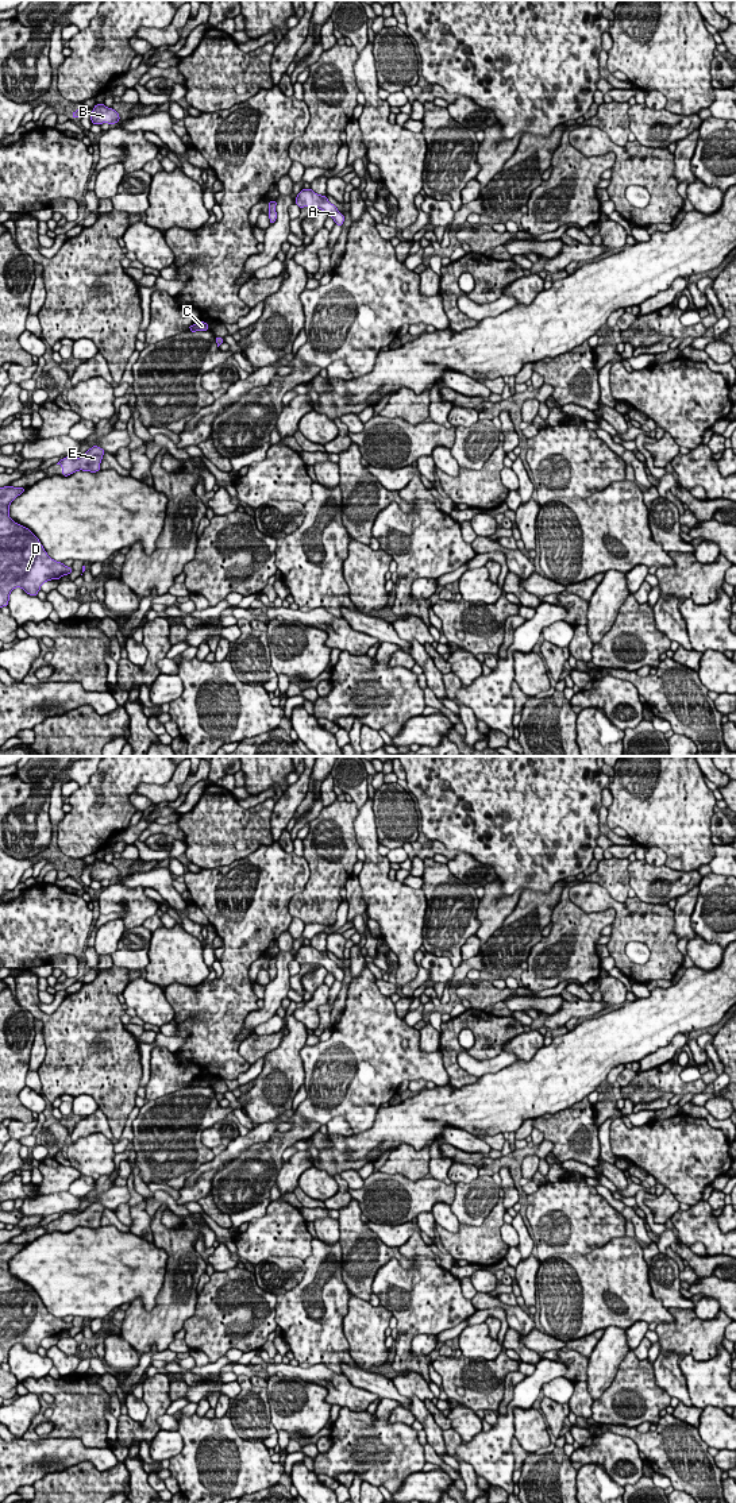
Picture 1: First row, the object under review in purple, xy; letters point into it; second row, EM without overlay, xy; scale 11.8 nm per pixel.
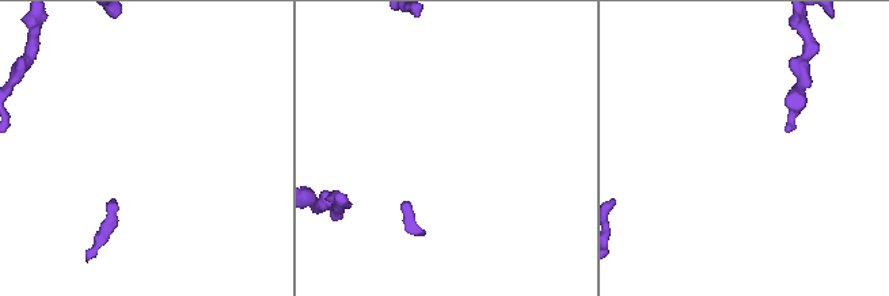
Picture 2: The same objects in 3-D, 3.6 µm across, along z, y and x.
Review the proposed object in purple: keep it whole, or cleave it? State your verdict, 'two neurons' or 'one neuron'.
two neurons

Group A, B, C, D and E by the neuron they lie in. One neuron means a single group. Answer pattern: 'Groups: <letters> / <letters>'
Groups: A B C / D E

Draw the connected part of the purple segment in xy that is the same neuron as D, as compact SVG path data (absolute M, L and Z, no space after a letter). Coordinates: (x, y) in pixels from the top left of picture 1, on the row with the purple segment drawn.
M0 487L0 608L8 606L9 593L22 587L27 594L36 596L46 581L59 579L72 573L72 567L51 559L39 539L28 528L15 523L9 517L9 504L24 492L26 487Z

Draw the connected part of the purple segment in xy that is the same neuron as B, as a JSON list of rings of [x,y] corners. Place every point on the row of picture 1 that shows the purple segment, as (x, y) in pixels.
[[[96,104],[95,109],[90,113],[90,120],[93,124],[108,123],[113,126],[120,120],[120,117],[115,109],[107,108],[104,104]]]

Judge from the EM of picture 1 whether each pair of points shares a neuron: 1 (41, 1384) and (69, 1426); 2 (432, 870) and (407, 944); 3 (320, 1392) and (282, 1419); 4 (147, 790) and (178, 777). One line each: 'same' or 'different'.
1: same
2: different
3: same
4: same

